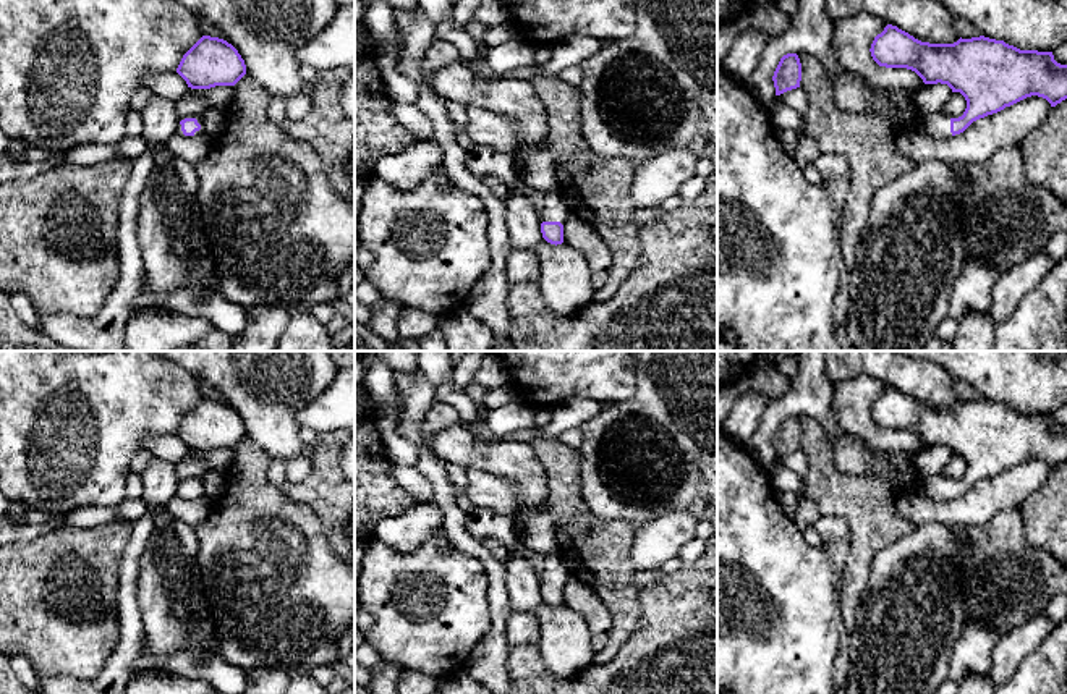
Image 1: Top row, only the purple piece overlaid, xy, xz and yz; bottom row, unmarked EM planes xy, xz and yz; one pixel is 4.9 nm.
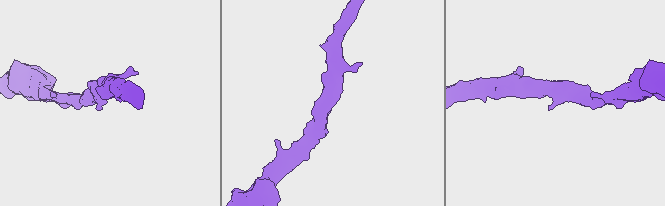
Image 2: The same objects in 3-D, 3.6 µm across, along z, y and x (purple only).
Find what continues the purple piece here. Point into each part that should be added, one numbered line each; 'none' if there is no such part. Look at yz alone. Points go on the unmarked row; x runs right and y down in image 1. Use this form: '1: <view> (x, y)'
1: yz (939, 489)

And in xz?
1: xz (554, 570)

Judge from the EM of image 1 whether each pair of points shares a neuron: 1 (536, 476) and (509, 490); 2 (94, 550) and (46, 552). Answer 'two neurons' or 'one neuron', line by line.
1: two neurons
2: one neuron

